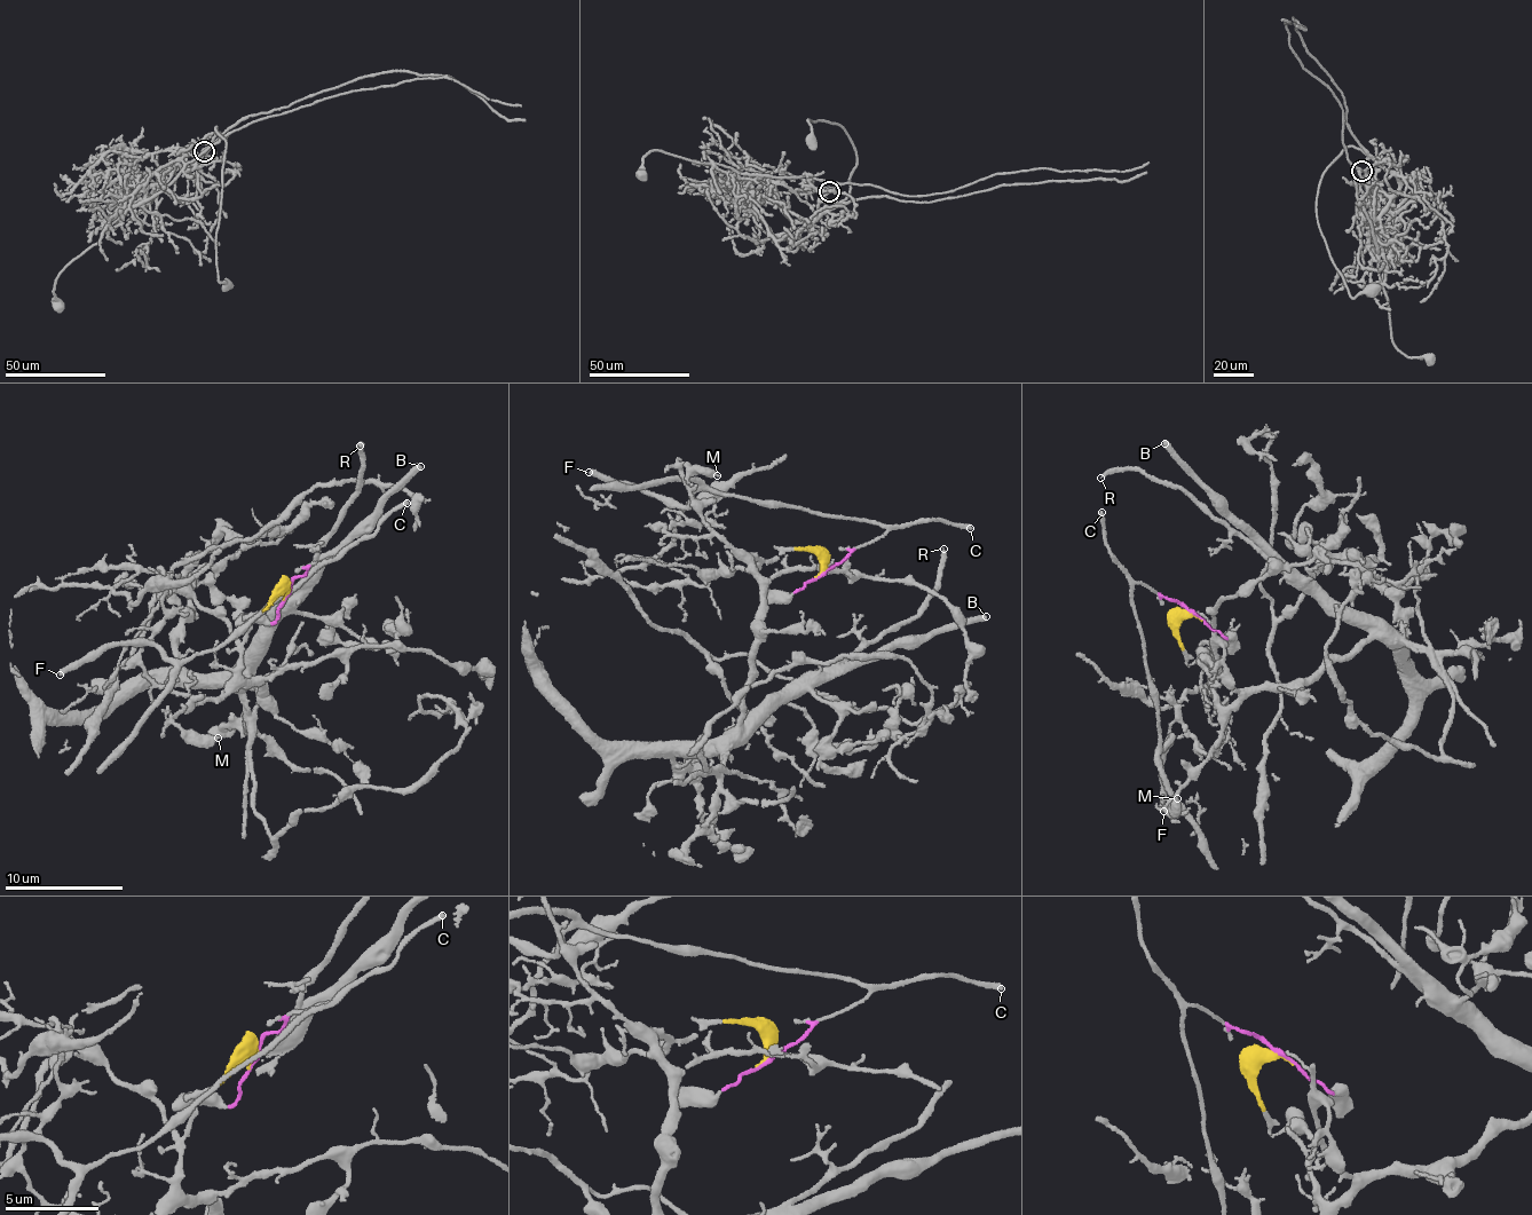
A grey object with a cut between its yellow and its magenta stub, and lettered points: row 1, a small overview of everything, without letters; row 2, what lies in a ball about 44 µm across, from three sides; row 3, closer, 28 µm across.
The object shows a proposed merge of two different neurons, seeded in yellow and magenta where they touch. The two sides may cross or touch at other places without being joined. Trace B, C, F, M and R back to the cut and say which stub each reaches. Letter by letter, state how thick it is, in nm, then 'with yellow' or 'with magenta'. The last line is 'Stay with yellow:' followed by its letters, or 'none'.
B: calibre 360 nm; with yellow
C: calibre 280 nm; with magenta
F: calibre 360 nm; with magenta
M: calibre 400 nm; with yellow
R: calibre 240 nm; with yellow
Stay with yellow: B, M, R

